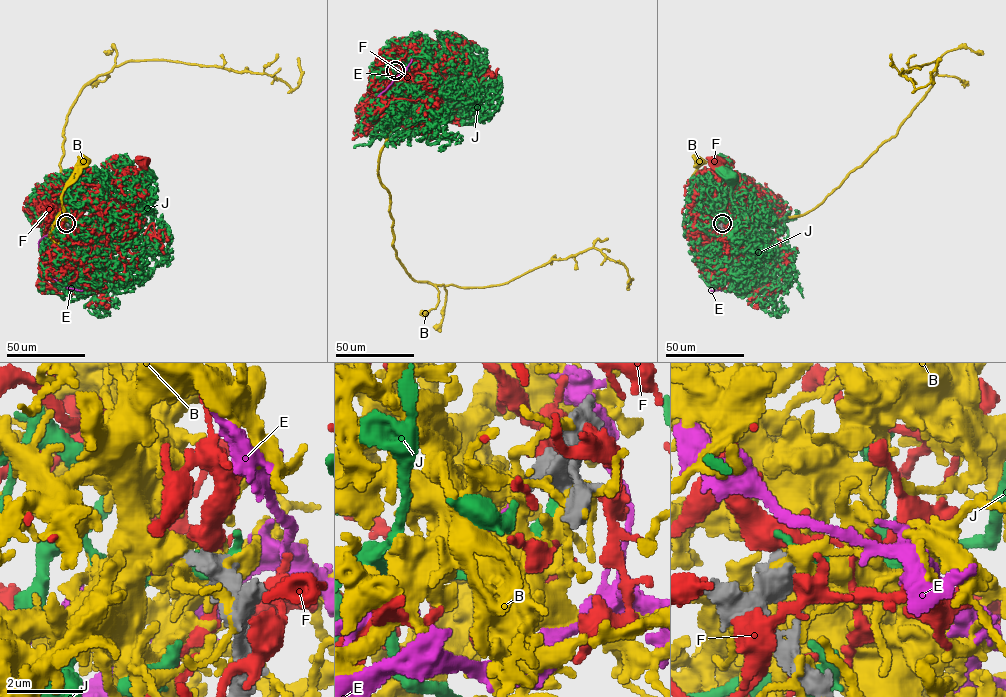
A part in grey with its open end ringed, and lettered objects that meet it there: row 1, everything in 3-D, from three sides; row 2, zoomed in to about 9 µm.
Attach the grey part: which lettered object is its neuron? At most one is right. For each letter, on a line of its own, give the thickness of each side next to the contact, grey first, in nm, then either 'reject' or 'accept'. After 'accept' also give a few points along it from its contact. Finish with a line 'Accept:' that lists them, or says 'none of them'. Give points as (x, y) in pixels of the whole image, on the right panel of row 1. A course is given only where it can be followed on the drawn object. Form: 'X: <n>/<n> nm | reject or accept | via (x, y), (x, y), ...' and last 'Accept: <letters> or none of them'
B: 480/480 nm | reject
E: 440/240 nm | accept | via (722, 223), (734, 228), (738, 235), (760, 240), (762, 249), (752, 270), (741, 281), (726, 288), (710, 290)
F: 650/360 nm | reject
J: 700/500 nm | reject
Accept: E

